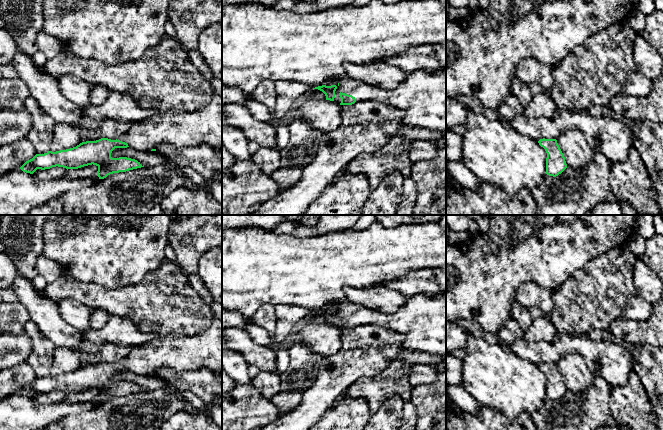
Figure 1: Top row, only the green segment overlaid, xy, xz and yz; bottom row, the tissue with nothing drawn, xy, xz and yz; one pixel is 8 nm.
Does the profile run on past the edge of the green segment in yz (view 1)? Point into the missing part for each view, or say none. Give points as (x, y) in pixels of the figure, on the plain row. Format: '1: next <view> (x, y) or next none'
1: next none

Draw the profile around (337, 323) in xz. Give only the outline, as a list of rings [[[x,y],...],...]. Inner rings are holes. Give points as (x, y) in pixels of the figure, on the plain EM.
[[[331,303],[331,304],[328,304],[325,308],[323,309],[326,309],[326,310],[331,310],[331,309],[336,309],[337,310],[337,313],[335,315],[335,322],[334,322],[334,325],[336,328],[340,329],[341,327],[341,322],[339,320],[339,310],[338,310],[338,307],[339,307],[339,304],[337,303]]]

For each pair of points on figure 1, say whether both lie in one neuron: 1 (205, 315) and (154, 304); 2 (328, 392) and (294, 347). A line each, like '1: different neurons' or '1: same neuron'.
1: same neuron
2: different neurons

